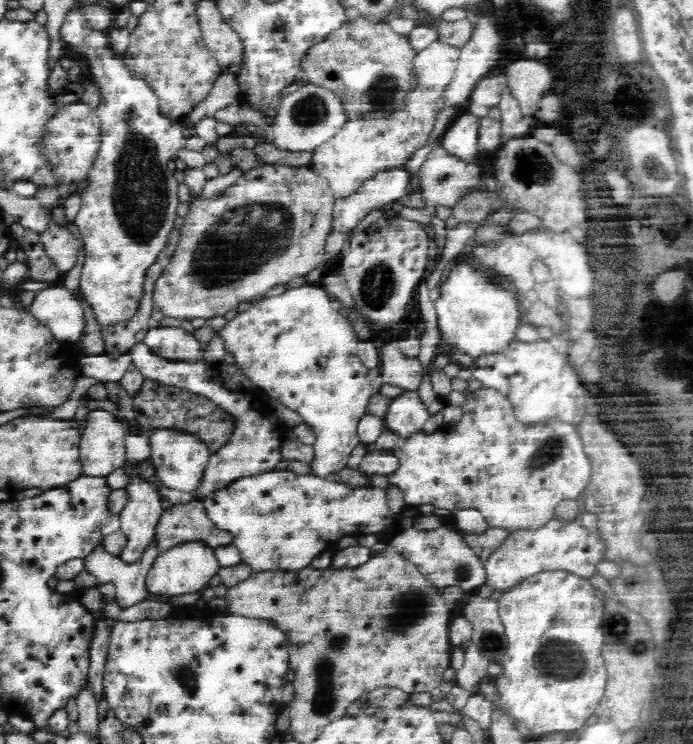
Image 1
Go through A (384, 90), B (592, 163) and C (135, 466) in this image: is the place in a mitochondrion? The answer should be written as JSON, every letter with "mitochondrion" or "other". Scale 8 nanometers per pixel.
{"A":"mitochondrion","B":"other","C":"other"}

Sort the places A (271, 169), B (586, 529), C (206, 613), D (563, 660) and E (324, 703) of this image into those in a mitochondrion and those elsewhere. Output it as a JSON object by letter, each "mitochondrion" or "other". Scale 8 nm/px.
{"A":"other","B":"other","C":"other","D":"mitochondrion","E":"mitochondrion"}

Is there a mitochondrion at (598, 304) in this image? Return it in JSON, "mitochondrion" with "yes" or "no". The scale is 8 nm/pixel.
{"mitochondrion":"yes"}

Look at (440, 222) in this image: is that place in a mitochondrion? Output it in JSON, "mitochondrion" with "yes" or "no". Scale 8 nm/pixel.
{"mitochondrion":"no"}

